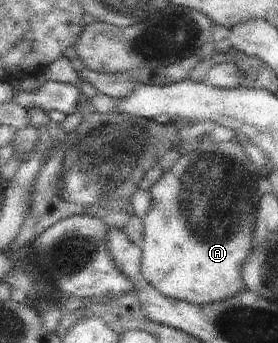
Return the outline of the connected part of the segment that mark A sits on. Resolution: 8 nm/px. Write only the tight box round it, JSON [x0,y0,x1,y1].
[143,137,261,305]

